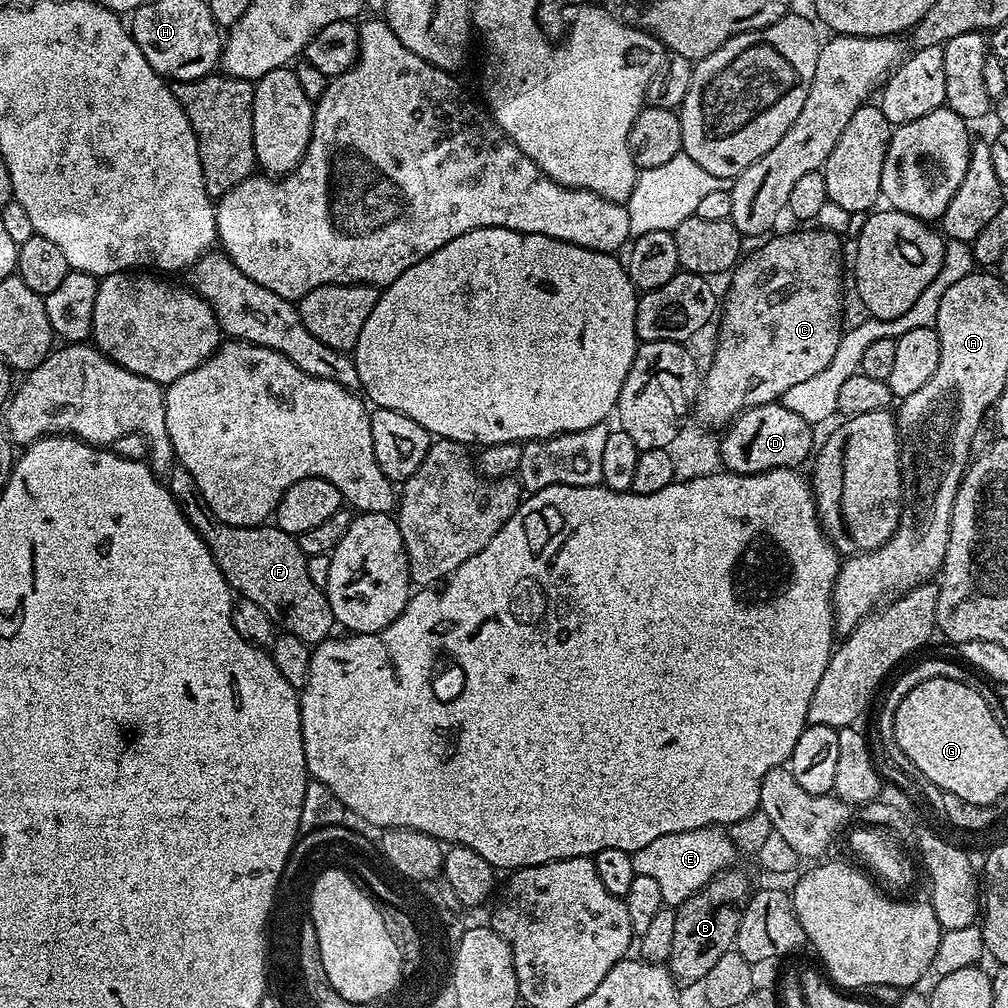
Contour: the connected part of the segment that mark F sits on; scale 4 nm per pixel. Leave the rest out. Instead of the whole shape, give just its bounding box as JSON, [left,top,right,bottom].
[166,467,333,645]

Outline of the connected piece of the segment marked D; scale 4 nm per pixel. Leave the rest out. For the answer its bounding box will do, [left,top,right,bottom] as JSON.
[719,402,814,476]

